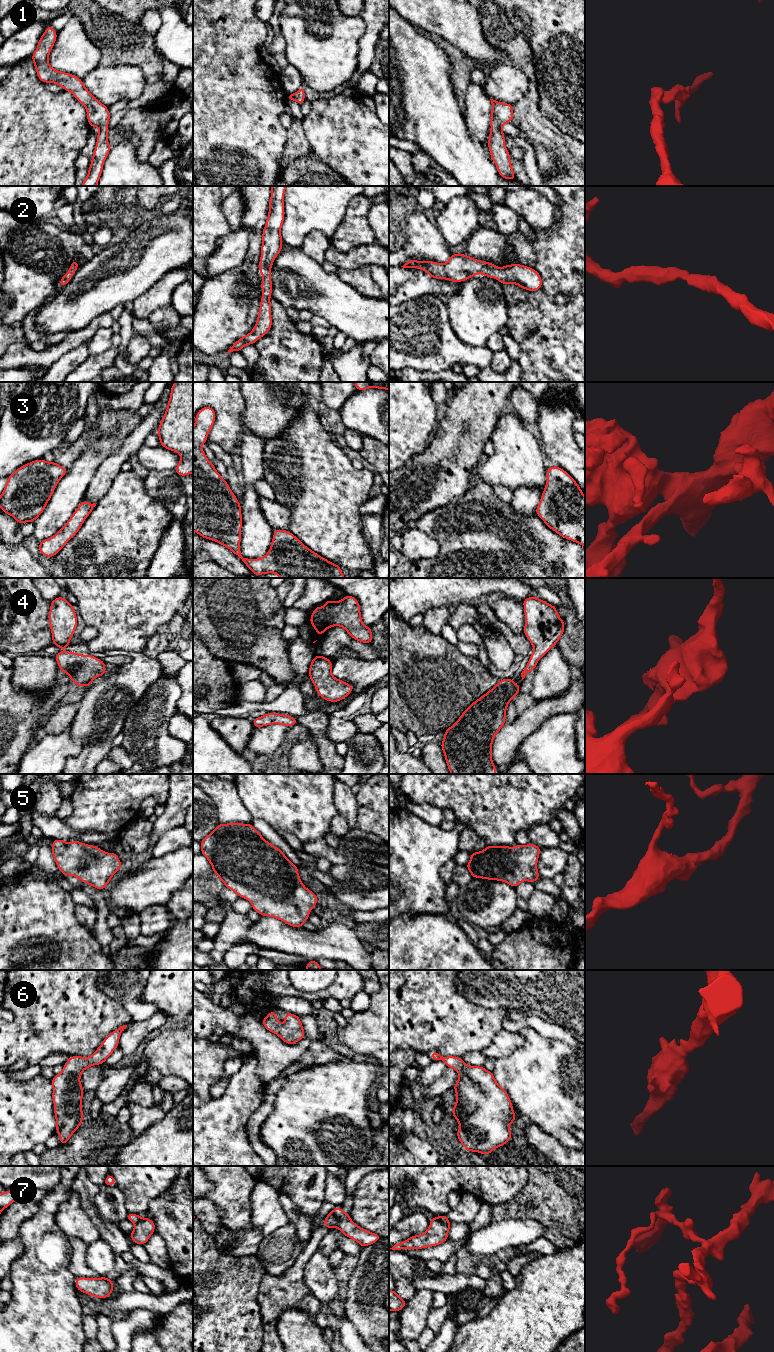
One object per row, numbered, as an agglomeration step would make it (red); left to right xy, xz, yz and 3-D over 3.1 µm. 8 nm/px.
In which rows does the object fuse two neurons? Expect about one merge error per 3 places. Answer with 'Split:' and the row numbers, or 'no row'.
Split: 7

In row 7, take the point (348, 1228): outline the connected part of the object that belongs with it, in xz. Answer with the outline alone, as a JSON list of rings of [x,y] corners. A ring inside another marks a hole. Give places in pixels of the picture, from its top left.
[[[336,1207],[332,1212],[337,1220],[336,1227],[344,1236],[358,1242],[362,1248],[372,1245],[382,1238],[379,1234],[371,1233],[355,1224],[342,1208]]]

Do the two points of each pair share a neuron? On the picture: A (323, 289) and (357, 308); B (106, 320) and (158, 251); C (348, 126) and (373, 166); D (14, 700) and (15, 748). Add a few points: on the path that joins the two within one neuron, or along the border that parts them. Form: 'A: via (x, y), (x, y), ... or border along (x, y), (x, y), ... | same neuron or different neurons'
A: via (331, 297), (344, 308), (349, 308) | same neuron
B: border along (128, 306), (118, 304), (96, 316) | different neurons
C: via (349, 136), (369, 156) | same neuron
D: via (14, 712), (13, 725), (18, 730), (17, 736) | same neuron

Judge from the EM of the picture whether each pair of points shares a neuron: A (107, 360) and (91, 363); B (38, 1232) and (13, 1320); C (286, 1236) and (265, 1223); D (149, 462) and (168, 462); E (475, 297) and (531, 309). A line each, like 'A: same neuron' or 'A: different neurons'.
A: same neuron
B: same neuron
C: different neurons
D: same neuron
E: different neurons

